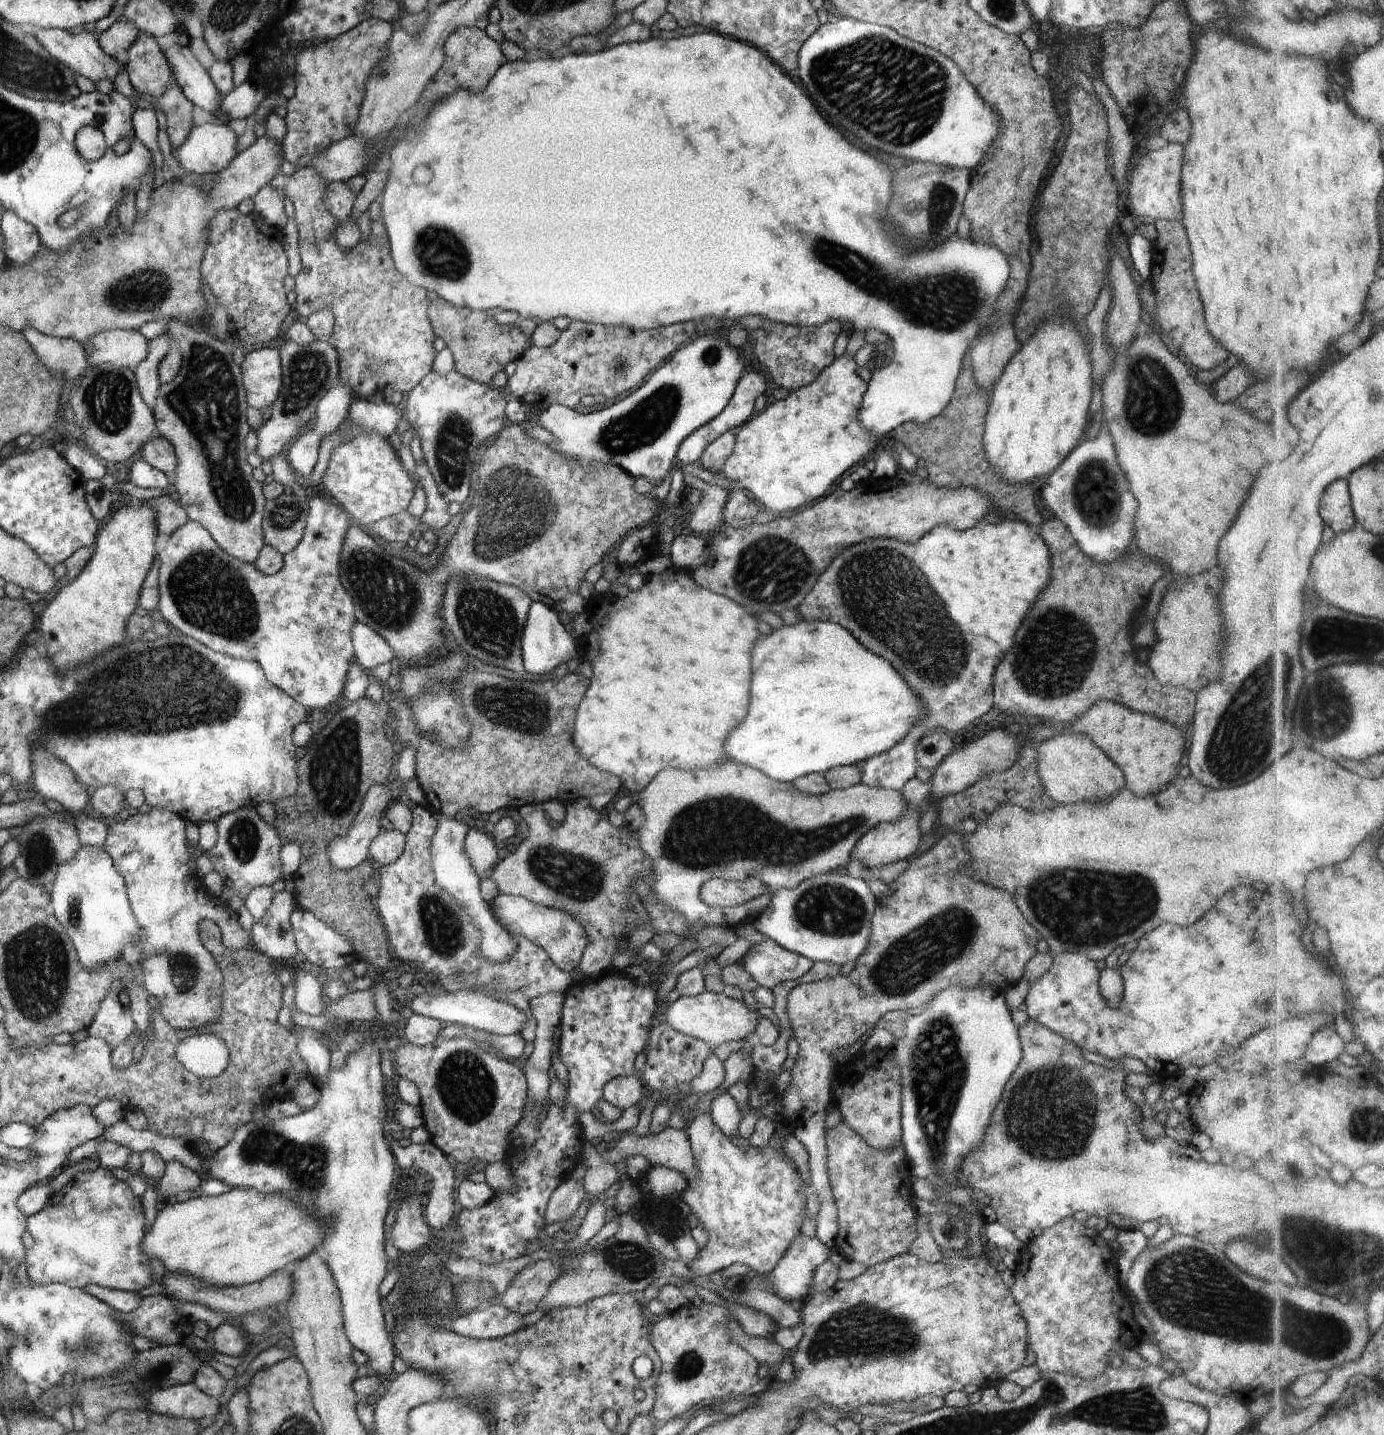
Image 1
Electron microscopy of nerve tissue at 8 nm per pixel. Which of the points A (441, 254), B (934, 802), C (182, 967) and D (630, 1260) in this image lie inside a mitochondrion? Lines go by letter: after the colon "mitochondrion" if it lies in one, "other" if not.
A: mitochondrion
B: other
C: mitochondrion
D: mitochondrion

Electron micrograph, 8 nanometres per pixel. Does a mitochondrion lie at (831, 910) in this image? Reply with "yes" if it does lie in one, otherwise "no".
yes

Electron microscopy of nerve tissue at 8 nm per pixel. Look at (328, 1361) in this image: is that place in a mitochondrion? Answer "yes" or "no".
no

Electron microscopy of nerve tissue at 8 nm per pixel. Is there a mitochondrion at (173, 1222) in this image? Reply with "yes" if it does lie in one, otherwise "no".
no

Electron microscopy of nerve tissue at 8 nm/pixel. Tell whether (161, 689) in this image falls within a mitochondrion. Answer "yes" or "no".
yes

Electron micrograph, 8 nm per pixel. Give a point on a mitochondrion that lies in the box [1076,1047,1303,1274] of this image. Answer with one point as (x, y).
(1261, 1235)

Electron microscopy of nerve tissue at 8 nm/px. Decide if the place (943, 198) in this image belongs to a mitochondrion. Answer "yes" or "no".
yes

